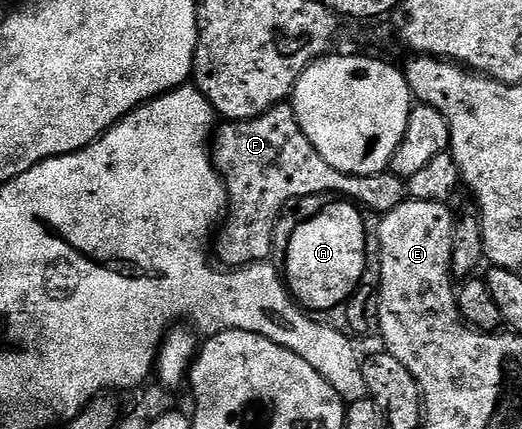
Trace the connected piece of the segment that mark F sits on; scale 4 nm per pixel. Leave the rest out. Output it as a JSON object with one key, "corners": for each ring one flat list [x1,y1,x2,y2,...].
{"corners":[[282,102,267,110,262,116,250,120,235,120,225,122,214,131,211,137,211,155,217,173,225,182,225,189,229,191,229,207,227,219,224,221,225,233,221,236,221,245,216,245,215,256,222,260,220,263,226,269,236,270,248,268,250,264,259,264,270,259,273,252,273,239,277,236,277,223,281,220,281,211,292,200,300,196,321,196,324,192,338,192,338,197,348,198,358,205,370,208,376,214,384,214,395,210,407,199,407,181,388,170,370,176,348,176,335,166,330,166,323,154,311,146,311,138,303,134,299,122,295,118,292,103]]}

